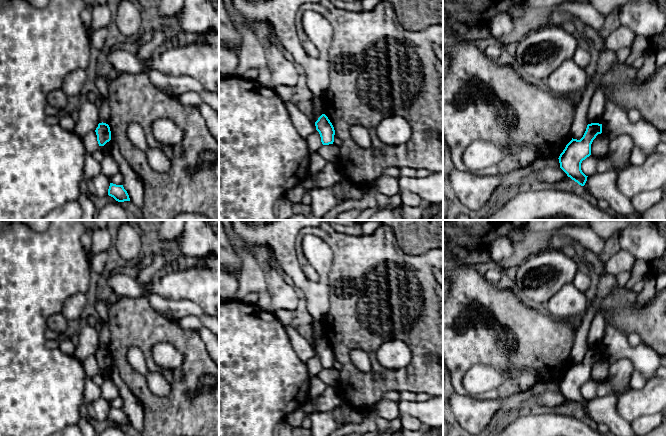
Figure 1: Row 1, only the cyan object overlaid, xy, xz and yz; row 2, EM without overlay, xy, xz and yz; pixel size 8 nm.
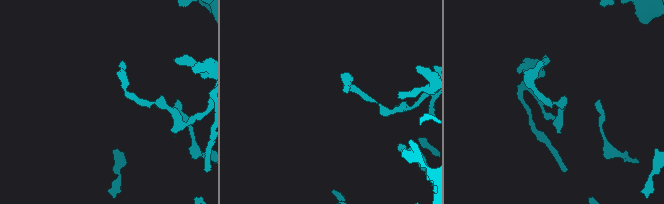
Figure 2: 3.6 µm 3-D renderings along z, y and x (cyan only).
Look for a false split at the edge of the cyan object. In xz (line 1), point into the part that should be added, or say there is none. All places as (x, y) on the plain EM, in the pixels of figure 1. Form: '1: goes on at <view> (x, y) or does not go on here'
1: does not go on here

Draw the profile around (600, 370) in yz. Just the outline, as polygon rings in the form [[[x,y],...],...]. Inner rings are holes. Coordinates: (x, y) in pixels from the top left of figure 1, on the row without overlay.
[[[604,357],[598,358],[591,368],[591,379],[596,382],[605,382],[609,371],[610,365],[607,359]]]

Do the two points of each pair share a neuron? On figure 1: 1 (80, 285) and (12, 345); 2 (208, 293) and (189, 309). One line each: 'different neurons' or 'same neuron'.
1: same neuron
2: different neurons

